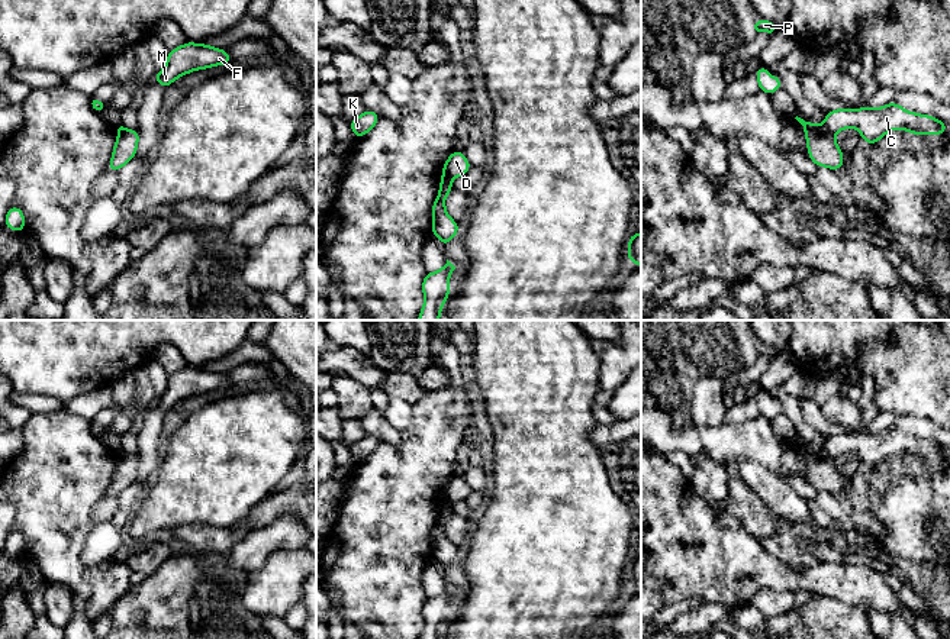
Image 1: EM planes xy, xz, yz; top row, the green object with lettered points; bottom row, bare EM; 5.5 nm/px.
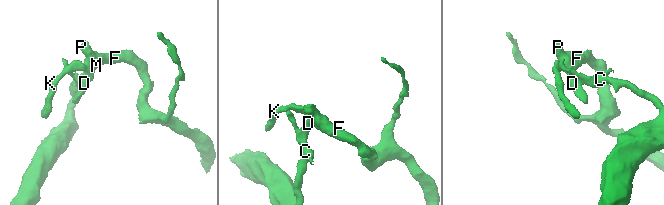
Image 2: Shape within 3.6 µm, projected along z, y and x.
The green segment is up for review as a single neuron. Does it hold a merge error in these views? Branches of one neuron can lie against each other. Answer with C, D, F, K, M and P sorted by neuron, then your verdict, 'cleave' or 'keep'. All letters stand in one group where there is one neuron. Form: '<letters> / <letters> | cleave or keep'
C / D F K M P | cleave

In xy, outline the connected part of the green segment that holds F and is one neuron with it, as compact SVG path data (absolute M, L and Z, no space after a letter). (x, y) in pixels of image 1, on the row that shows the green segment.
M187 41L184 45L168 51L167 64L155 74L154 80L165 88L191 71L225 65L232 61L225 49Z

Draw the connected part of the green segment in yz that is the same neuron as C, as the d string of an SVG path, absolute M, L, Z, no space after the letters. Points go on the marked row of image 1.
M893 101L877 109L835 109L825 114L821 126L831 136L848 128L857 129L864 143L877 143L893 129L904 129L921 138L927 133L938 136L949 129L944 122L928 114L908 112Z

